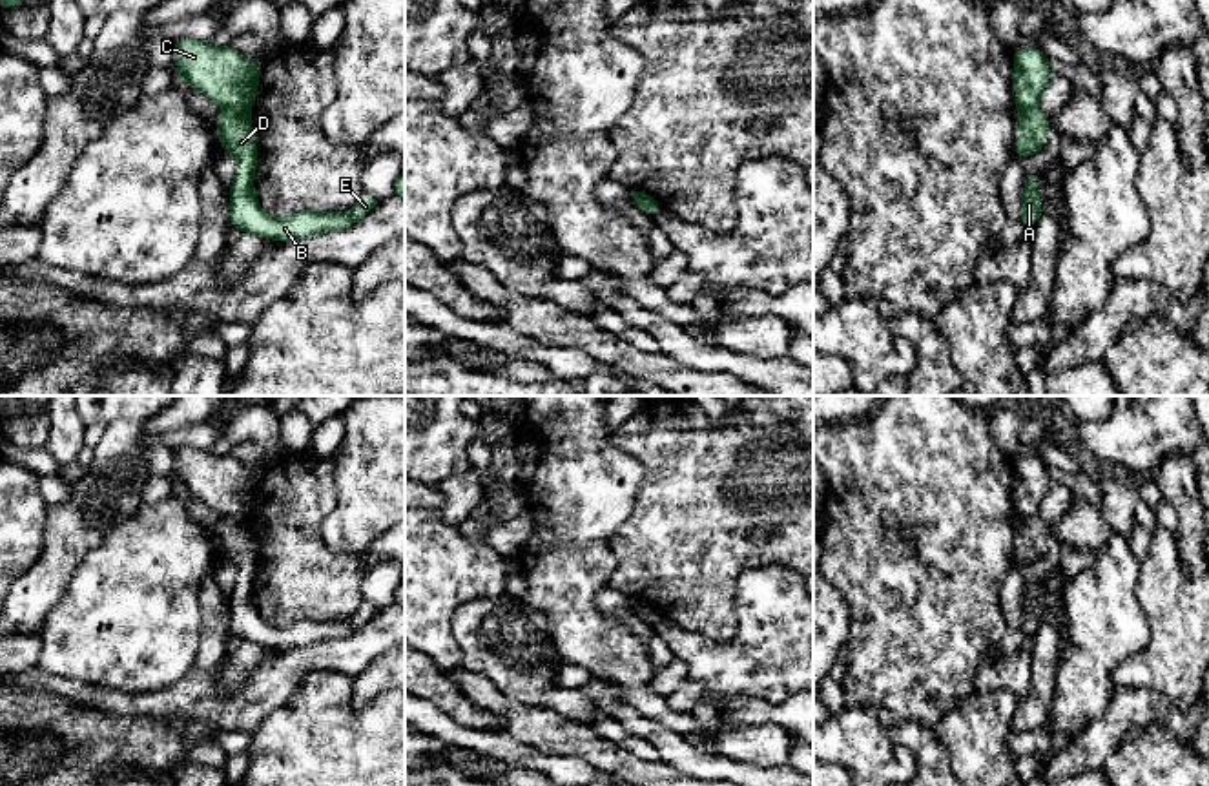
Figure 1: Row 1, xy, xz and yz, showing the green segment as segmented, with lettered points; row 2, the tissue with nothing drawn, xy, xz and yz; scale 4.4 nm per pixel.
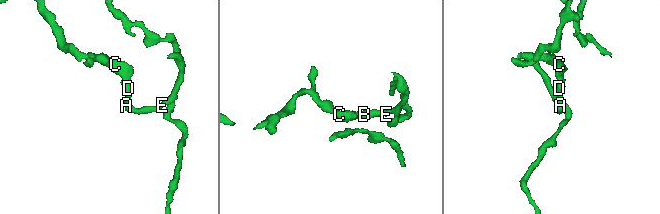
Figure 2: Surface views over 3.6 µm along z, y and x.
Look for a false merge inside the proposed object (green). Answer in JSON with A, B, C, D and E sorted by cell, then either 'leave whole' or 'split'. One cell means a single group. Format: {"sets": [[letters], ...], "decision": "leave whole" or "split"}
{"sets": [["A", "B", "D", "E"], ["C"]], "decision": "split"}

